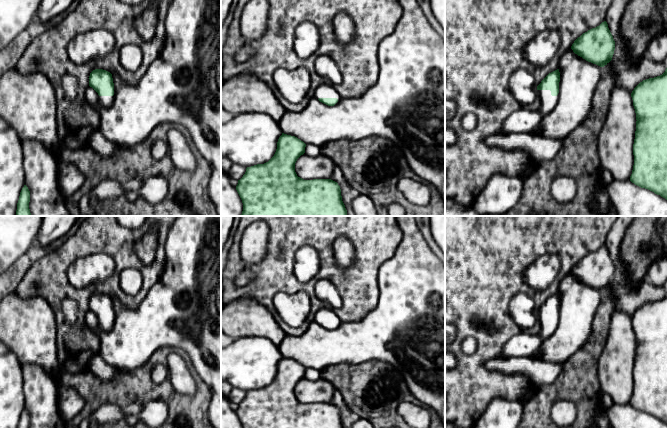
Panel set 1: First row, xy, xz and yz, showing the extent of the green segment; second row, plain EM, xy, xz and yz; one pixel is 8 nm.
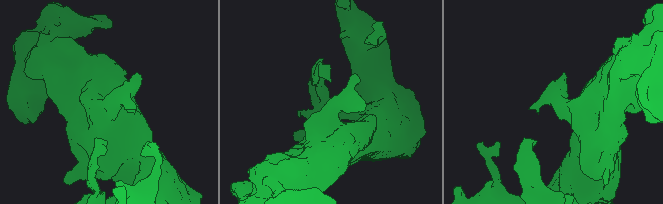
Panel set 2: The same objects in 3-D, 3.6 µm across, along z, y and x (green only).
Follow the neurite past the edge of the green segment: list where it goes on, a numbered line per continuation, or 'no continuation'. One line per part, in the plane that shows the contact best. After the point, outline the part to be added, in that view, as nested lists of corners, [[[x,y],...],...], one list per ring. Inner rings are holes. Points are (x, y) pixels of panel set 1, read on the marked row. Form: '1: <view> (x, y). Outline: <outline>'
1: xz (325, 91). Outline: [[[328,83],[318,87],[315,91],[314,97],[316,99],[319,99],[319,98],[337,98],[338,102],[341,100],[341,96],[337,92],[335,87],[328,84]]]

